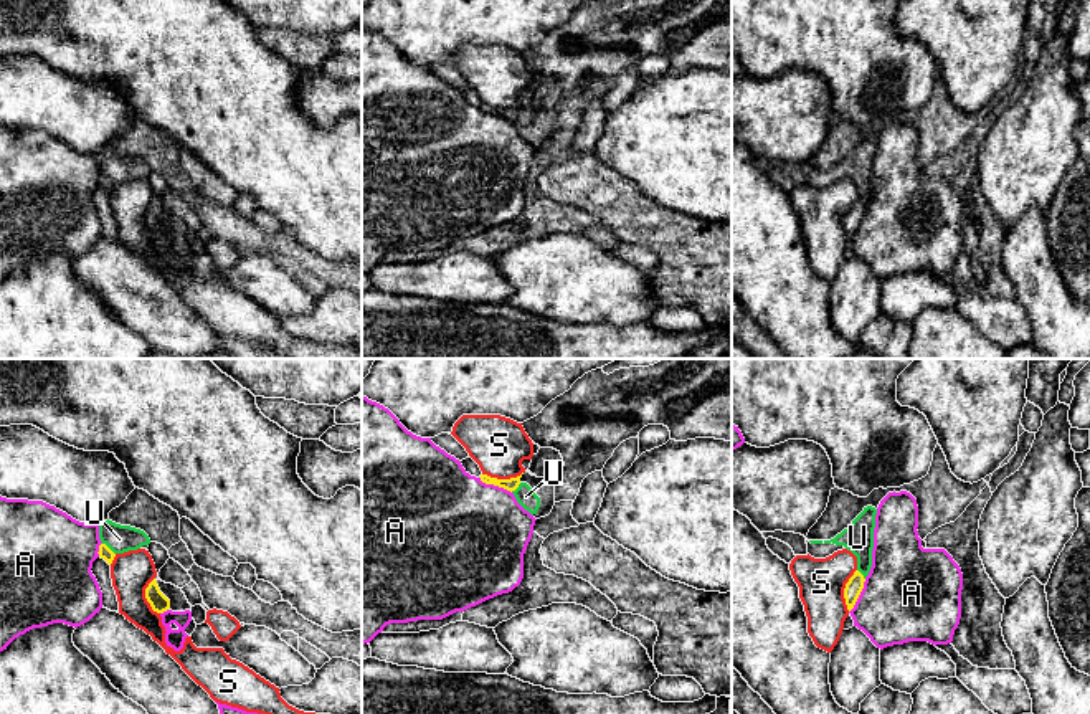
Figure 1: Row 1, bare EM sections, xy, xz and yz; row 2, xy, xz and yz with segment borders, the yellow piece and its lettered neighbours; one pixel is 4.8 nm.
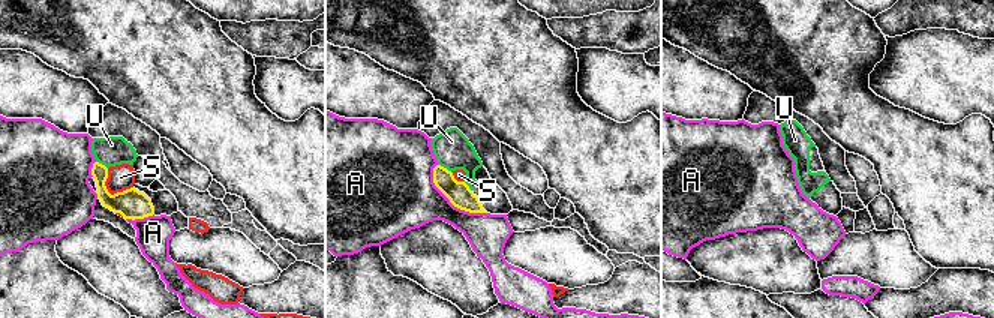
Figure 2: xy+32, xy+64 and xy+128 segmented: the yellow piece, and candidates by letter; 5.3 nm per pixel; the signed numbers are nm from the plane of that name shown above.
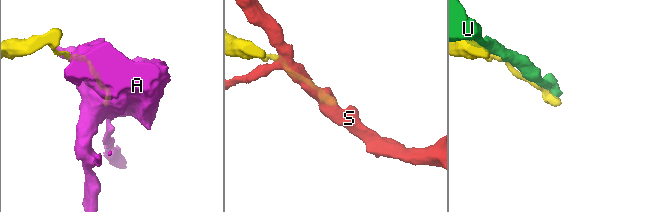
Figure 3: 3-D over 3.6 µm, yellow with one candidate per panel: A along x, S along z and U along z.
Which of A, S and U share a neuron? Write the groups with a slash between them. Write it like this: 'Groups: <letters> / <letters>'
Groups: A / S / U

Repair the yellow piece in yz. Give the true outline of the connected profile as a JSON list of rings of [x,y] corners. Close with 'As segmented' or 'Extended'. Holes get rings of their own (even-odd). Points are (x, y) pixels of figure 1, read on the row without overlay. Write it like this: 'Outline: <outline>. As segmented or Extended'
Outline: [[[855,200],[854,205],[849,208],[849,212],[846,213],[846,218],[844,218],[844,228],[846,228],[846,235],[847,235],[847,240],[851,241],[864,218],[864,205]]]. As segmented

